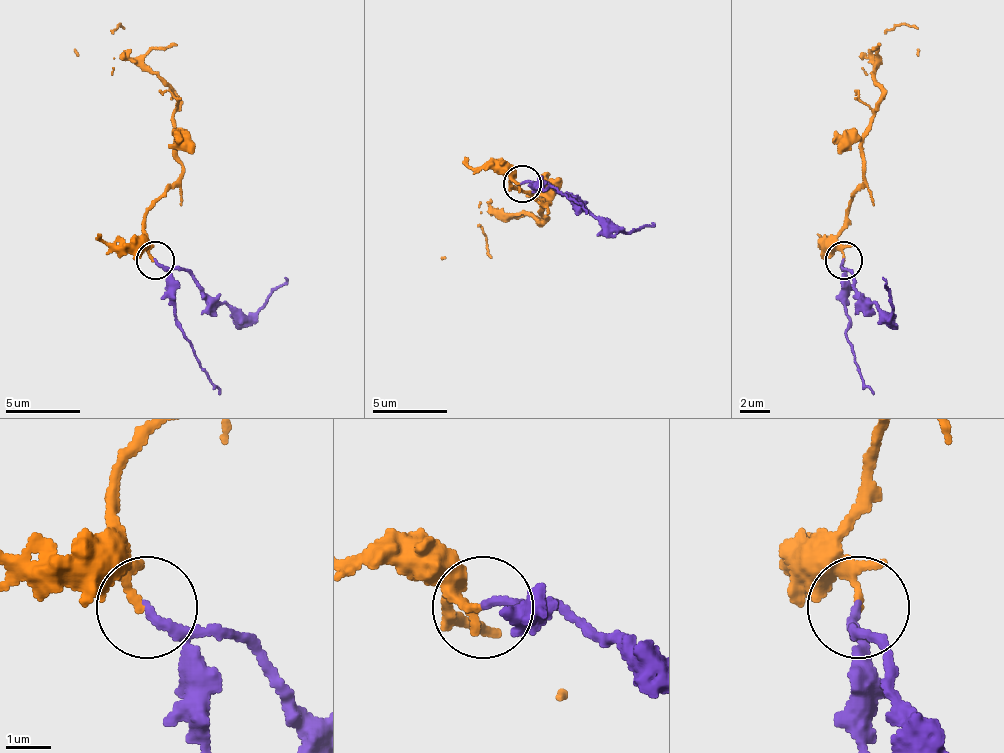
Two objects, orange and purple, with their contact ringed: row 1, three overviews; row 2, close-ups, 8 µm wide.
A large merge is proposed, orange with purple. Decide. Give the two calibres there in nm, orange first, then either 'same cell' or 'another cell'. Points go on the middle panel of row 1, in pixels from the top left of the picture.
calibres 120 and 200 nm; same cell

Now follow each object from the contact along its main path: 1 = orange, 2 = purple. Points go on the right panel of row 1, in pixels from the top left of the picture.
1: (842, 261), (842, 220), (861, 179), (861, 134), (876, 100), (876, 51), (887, 29), (917, 48)
2: (842, 261), (842, 268), (861, 294), (891, 313), (883, 276)

